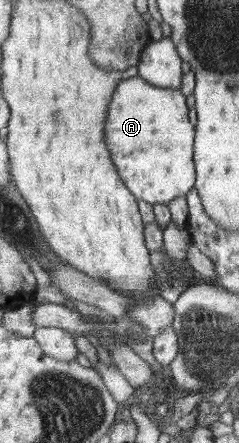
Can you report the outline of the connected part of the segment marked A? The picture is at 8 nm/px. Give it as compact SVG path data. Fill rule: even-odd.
M139 74L123 79L113 93L109 120L107 120L107 144L113 152L113 162L117 164L121 178L137 200L145 201L152 206L170 205L173 200L189 195L196 186L196 124L191 124L187 98L180 89L159 88L146 81Z

